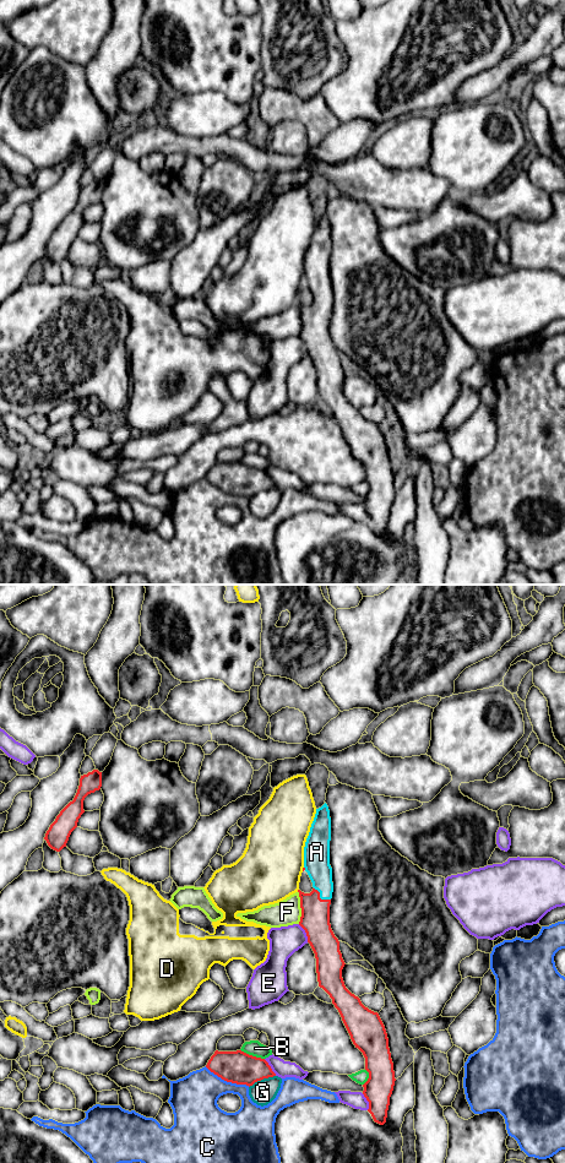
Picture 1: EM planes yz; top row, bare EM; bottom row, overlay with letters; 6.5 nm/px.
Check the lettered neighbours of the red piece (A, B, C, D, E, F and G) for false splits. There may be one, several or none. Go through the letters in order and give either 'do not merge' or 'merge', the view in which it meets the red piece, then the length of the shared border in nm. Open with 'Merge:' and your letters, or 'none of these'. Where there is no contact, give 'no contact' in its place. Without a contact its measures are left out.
Merge: A
A: merge; contact in yz; length 140 nm
B: do not merge; contact in yz; length 170 nm
C: do not merge; contact in yz; length 320 nm
D: do not merge; contact in yz; length 30 nm
E: do not merge; contact in yz; length 140 nm
F: do not merge; contact in yz; length 220 nm
G: do not merge; contact in yz; length 190 nm

